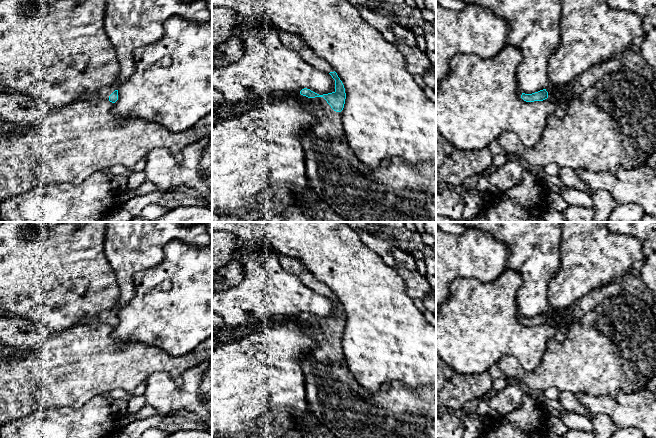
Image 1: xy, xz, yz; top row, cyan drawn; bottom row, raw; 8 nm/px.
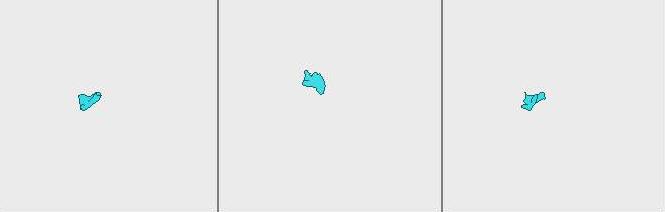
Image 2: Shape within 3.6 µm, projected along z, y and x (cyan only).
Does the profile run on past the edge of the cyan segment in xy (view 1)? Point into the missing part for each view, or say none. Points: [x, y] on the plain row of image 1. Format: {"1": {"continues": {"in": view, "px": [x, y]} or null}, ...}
{"1": {"continues": {"in": "xy", "px": [107, 315]}}}

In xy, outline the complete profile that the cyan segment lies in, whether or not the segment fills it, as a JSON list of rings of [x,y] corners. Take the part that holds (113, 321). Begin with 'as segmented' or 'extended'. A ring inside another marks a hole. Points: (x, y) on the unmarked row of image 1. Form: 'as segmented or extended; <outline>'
extended; [[[112,308],[110,310],[105,311],[100,316],[88,317],[86,320],[84,320],[84,322],[88,324],[101,322],[115,327],[118,324],[118,310],[117,308]]]

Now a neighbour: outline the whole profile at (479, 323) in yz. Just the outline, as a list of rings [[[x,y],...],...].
[[[508,267],[488,283],[473,278],[454,280],[449,298],[438,306],[436,354],[459,374],[488,372],[506,355],[515,357],[526,371],[533,371],[542,360],[548,340],[554,337],[564,341],[570,323],[564,320],[565,310],[550,309],[546,312],[547,323],[524,325],[517,308],[517,294],[522,286],[520,273]]]

